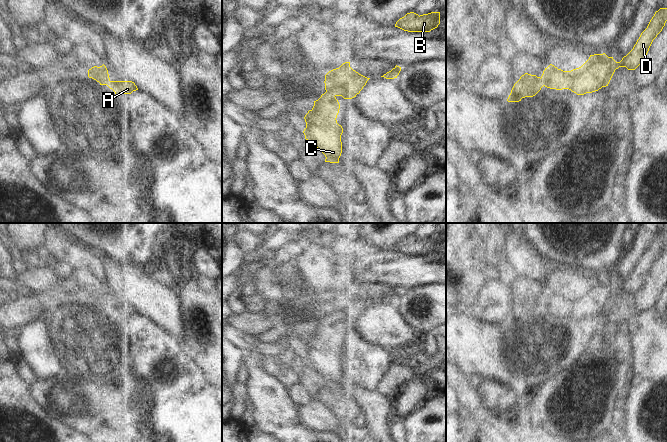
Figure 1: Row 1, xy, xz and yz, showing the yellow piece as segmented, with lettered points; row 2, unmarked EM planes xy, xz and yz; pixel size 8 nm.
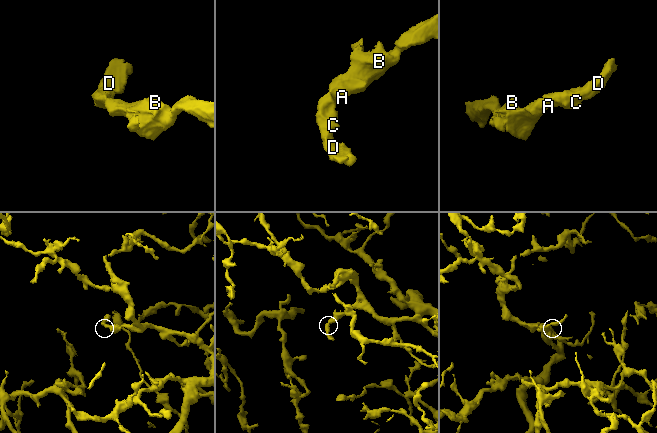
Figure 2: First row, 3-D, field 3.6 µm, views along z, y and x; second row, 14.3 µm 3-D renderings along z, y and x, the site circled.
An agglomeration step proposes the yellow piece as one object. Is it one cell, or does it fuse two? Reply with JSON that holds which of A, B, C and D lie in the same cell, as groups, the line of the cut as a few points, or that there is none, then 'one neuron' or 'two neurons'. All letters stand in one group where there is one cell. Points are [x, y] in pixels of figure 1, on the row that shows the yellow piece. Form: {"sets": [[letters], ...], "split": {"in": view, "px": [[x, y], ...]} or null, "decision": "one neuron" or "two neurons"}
{"sets": [["A", "B", "C", "D"]], "split": null, "decision": "one neuron"}

